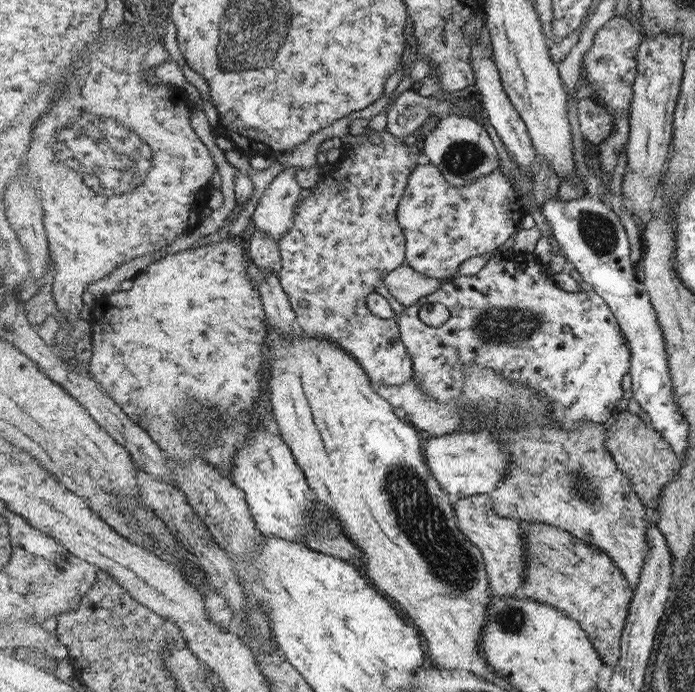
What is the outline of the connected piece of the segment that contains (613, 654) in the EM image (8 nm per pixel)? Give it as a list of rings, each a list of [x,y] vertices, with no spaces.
[[[522,520],[523,539],[527,548],[527,576],[523,582],[523,595],[544,604],[560,609],[567,617],[577,620],[587,632],[604,662],[612,667],[619,664],[621,658],[621,636],[629,615],[630,598],[633,598],[632,586],[623,575],[622,569],[611,560],[611,557],[594,544],[580,540],[570,532],[560,530],[545,522],[527,522]]]

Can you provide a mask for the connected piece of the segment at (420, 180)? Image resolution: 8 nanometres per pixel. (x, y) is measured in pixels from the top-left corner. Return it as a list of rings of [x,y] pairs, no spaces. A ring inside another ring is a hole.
[[[427,161],[418,164],[411,172],[410,182],[398,208],[399,225],[406,237],[406,264],[424,276],[436,280],[443,278],[450,280],[457,276],[459,266],[468,258],[497,250],[516,232],[524,212],[512,183],[504,174],[500,174],[499,169],[496,169],[489,175],[478,177],[471,183],[457,187],[445,179],[437,166]]]

